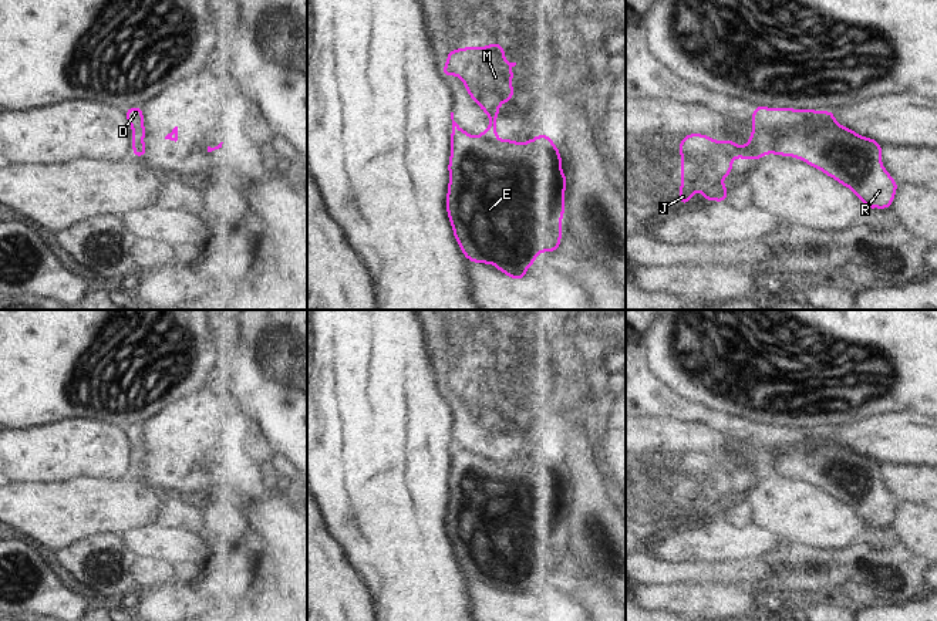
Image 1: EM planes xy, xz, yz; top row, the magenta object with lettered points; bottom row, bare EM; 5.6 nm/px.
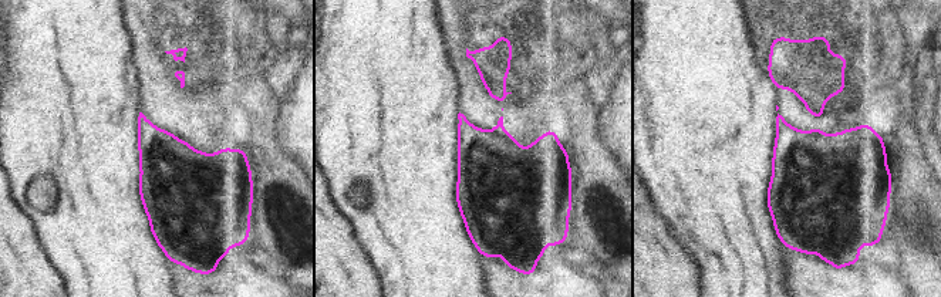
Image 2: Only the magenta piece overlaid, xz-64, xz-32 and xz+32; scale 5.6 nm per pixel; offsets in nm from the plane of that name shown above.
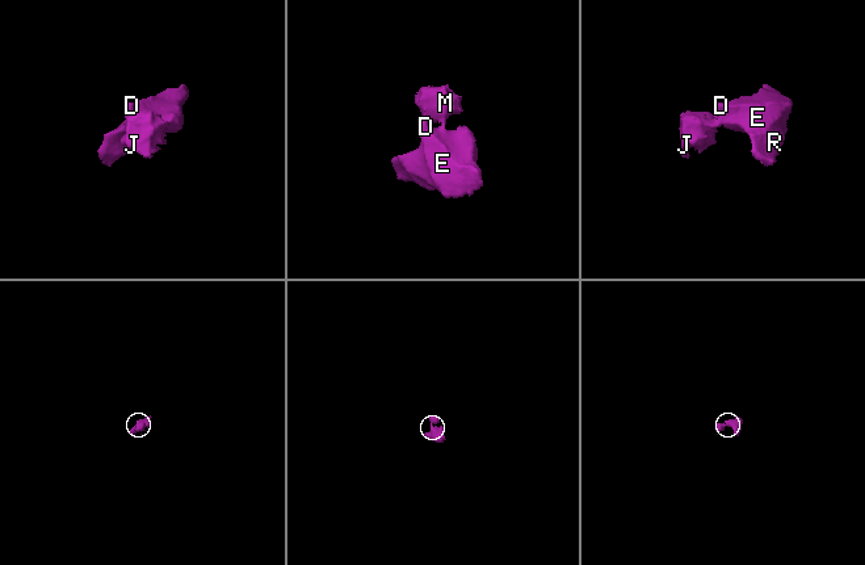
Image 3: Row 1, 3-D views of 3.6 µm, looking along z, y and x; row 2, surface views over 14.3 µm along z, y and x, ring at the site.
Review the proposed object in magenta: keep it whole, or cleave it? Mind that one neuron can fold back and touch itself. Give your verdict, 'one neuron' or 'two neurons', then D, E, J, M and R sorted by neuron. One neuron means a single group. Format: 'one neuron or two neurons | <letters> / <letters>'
two neurons | D E R / J M

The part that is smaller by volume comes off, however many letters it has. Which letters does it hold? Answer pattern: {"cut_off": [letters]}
{"cut_off": ["J", "M"]}

